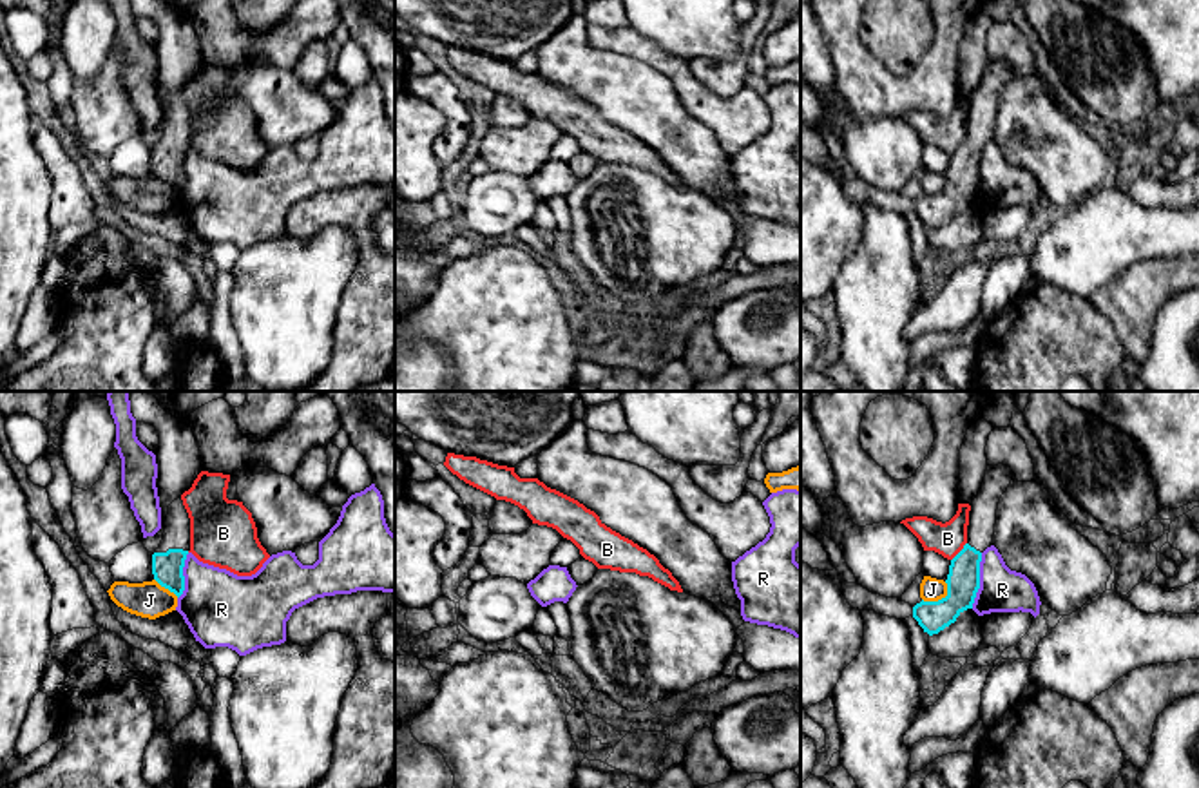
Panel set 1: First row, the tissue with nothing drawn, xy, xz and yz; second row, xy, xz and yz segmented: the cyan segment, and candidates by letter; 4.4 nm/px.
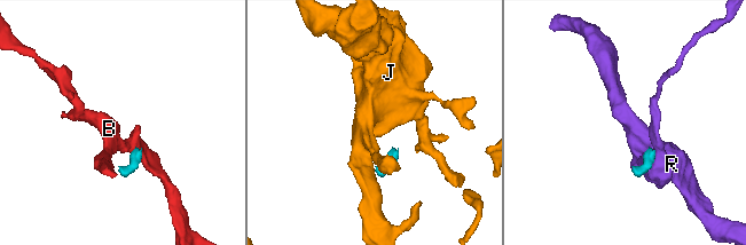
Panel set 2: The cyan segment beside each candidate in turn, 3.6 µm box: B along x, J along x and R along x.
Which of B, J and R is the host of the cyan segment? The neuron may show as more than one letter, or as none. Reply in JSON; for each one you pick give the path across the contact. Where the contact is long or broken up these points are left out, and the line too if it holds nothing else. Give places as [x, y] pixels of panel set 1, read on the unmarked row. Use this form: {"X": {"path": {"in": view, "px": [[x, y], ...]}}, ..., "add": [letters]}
{"add": []}

